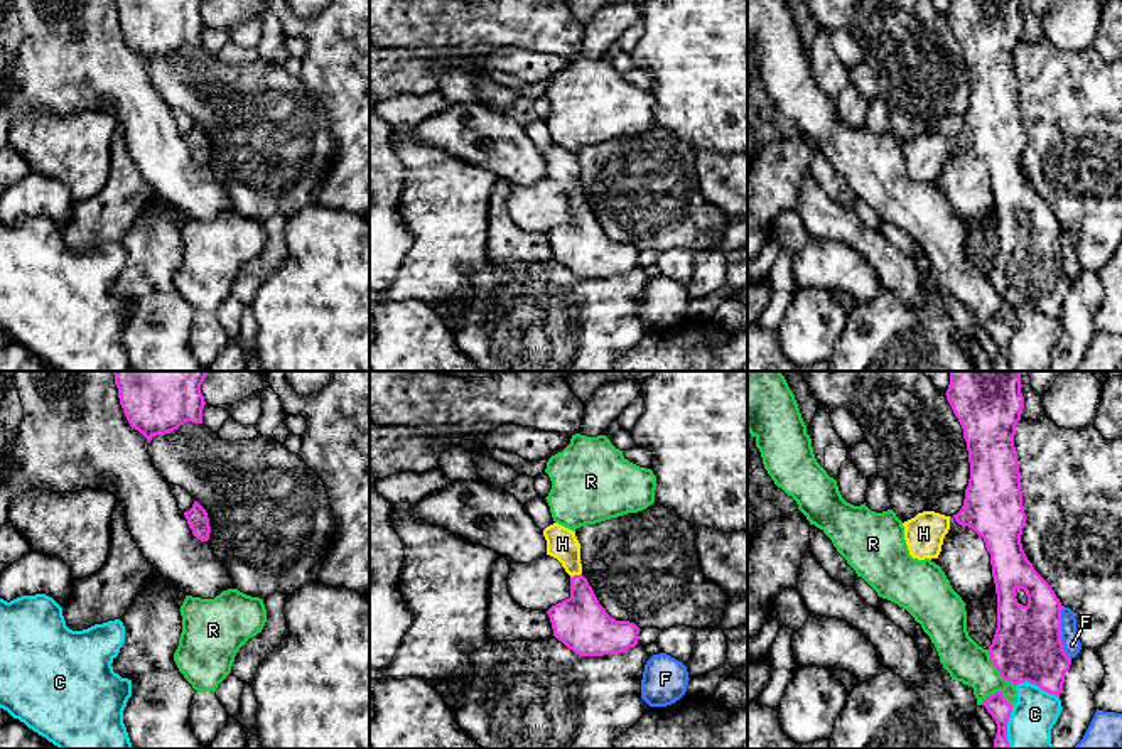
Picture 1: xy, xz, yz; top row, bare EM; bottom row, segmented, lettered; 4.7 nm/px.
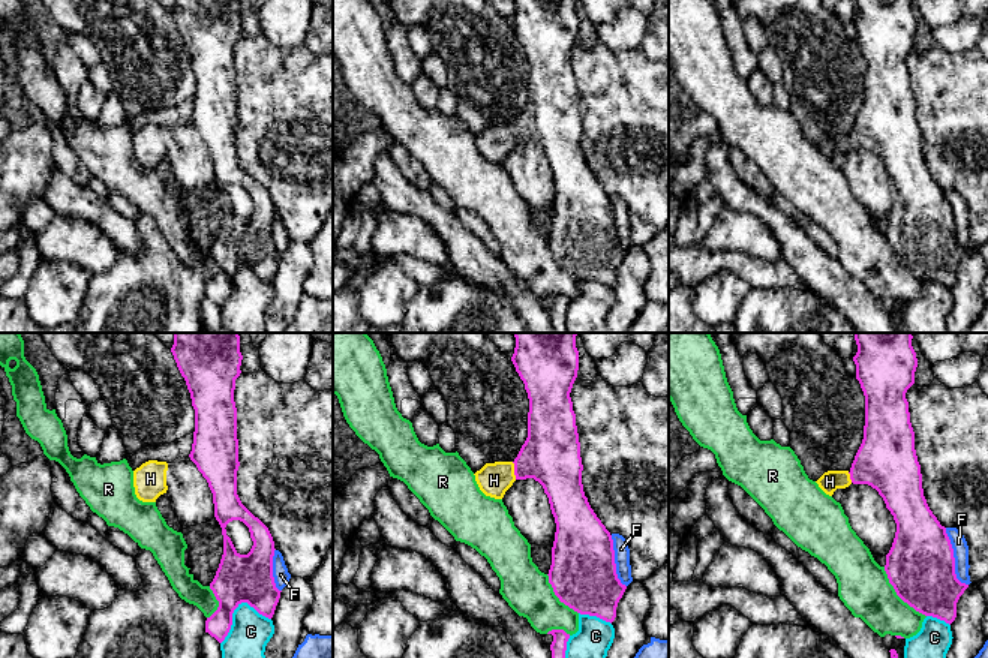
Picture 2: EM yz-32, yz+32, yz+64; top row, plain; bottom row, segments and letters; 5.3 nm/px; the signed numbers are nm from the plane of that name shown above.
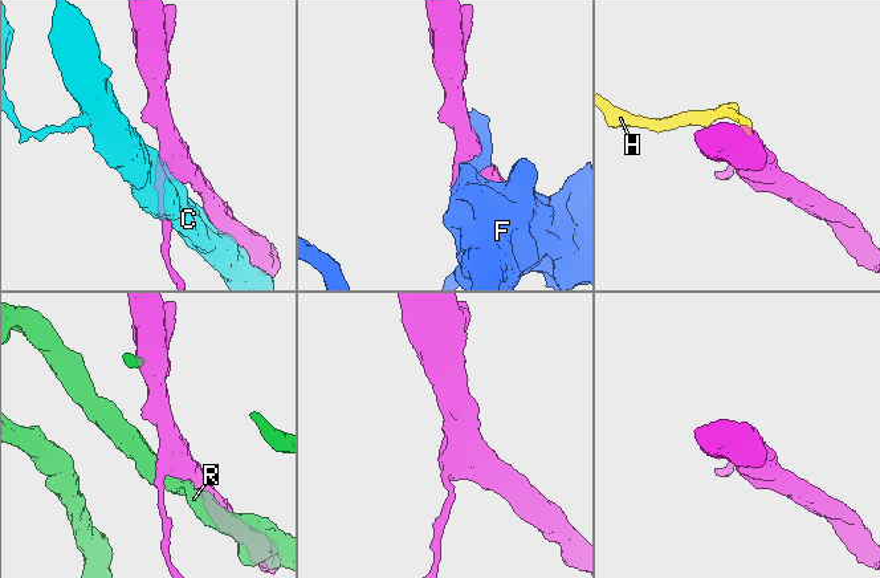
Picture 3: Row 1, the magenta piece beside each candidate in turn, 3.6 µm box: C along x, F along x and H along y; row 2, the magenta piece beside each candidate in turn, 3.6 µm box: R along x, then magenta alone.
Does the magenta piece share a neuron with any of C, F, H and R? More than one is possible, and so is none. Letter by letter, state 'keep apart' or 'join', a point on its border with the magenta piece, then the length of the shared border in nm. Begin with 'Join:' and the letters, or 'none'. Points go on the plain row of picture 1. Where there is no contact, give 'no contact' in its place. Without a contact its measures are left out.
Join: H
C: keep apart; contact yz (1038, 307); length 220 nm
F: keep apart; contact yz (1060, 255); length 260 nm
H: join; contact xz (576, 198); length 60 nm
R: keep apart; contact yz (997, 292); length 220 nm

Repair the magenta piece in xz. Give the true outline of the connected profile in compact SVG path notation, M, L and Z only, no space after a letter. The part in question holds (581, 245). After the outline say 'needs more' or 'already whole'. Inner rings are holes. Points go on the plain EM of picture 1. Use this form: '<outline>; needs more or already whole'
M553 145L543 152L547 177L557 181L570 197L570 219L547 236L553 258L579 278L619 277L638 267L639 250L616 243L599 226L582 197L580 165L575 154Z; needs more

